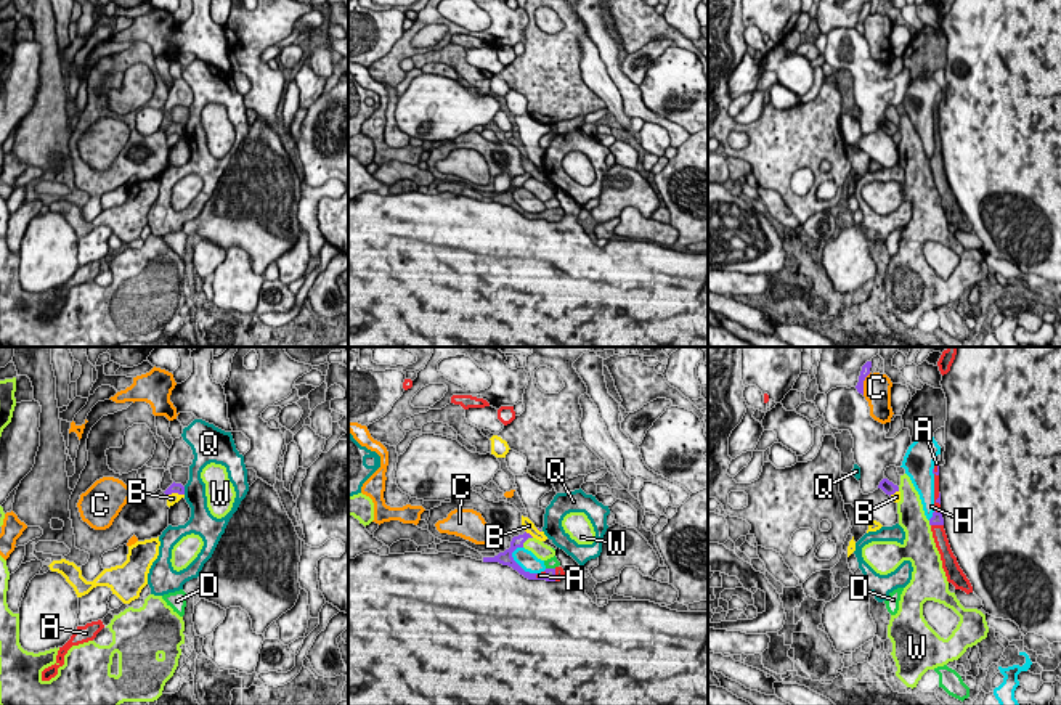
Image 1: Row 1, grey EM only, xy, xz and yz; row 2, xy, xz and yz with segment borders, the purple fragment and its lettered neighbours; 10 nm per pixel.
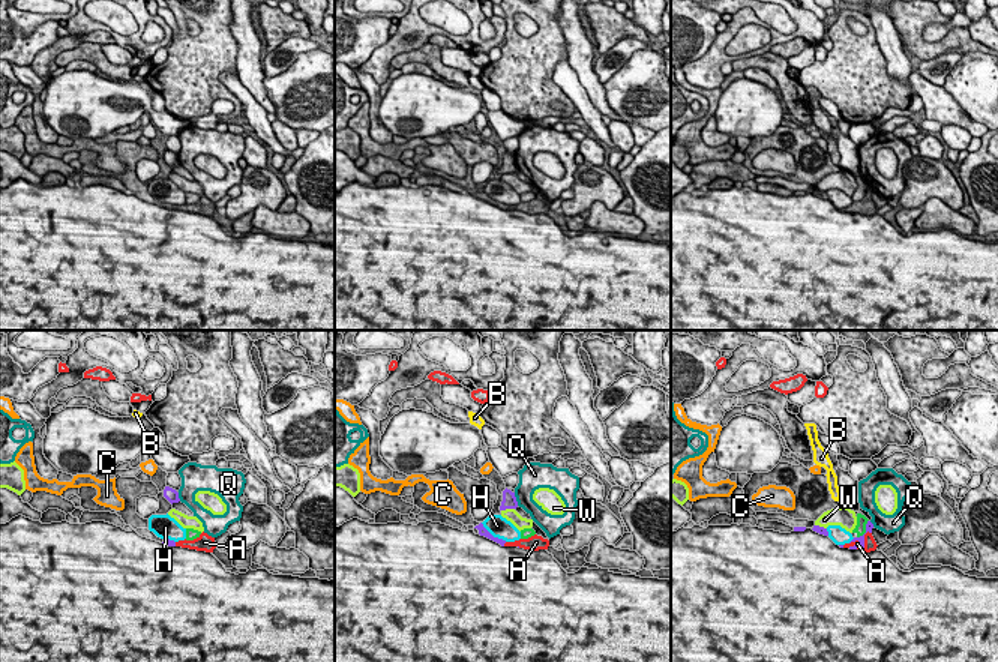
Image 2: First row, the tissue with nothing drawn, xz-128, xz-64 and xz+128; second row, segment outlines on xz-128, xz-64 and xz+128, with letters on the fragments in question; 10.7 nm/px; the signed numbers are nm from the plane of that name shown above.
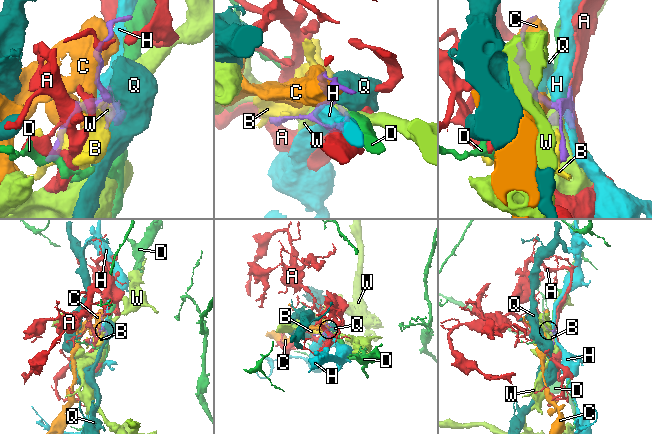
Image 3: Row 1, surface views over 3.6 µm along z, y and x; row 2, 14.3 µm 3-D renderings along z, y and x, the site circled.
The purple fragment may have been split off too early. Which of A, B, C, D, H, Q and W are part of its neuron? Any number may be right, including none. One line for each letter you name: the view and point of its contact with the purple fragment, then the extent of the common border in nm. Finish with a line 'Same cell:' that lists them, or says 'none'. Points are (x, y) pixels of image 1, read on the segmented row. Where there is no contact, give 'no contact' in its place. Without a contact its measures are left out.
A: yz (938, 524) | 130 nm
Same cell: A

